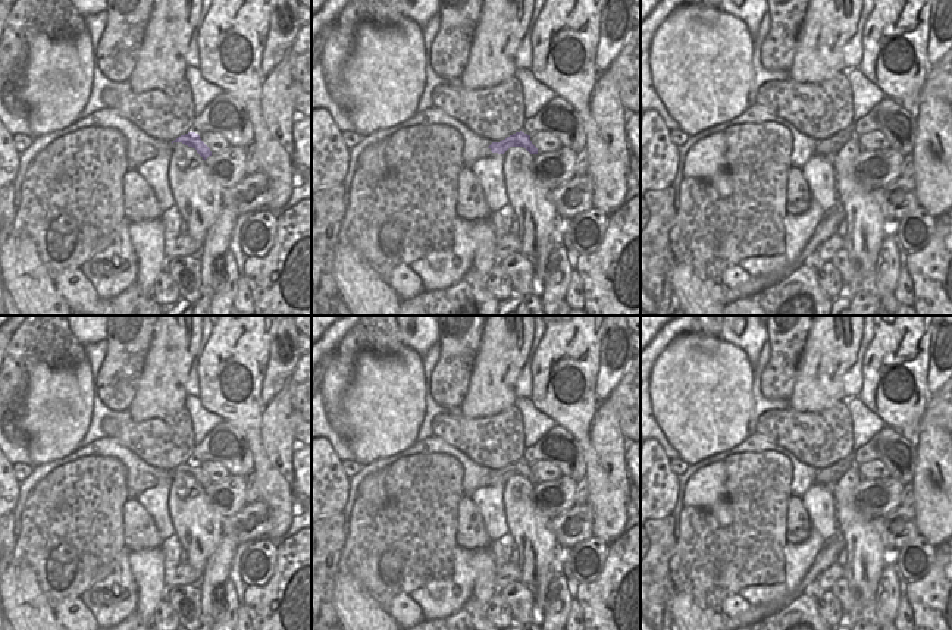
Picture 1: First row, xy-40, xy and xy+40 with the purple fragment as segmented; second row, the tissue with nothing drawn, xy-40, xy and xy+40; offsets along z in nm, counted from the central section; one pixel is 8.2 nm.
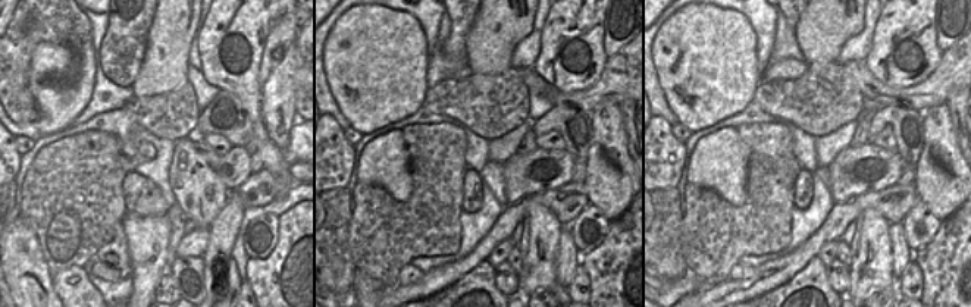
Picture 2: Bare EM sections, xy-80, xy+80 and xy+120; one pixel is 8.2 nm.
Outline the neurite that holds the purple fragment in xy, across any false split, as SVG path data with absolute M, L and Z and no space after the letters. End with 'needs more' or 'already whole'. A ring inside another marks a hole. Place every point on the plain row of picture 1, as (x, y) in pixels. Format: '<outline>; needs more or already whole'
M516 461L500 471L492 471L488 477L492 482L504 483L510 476L523 476L530 483L538 483L538 477L532 473L530 464L524 461Z; already whole

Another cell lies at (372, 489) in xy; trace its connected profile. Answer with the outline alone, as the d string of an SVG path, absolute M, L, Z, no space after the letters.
M385 470L370 473L358 486L357 496L373 505L382 505L386 501Z

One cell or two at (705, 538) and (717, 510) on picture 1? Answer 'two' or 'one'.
two

